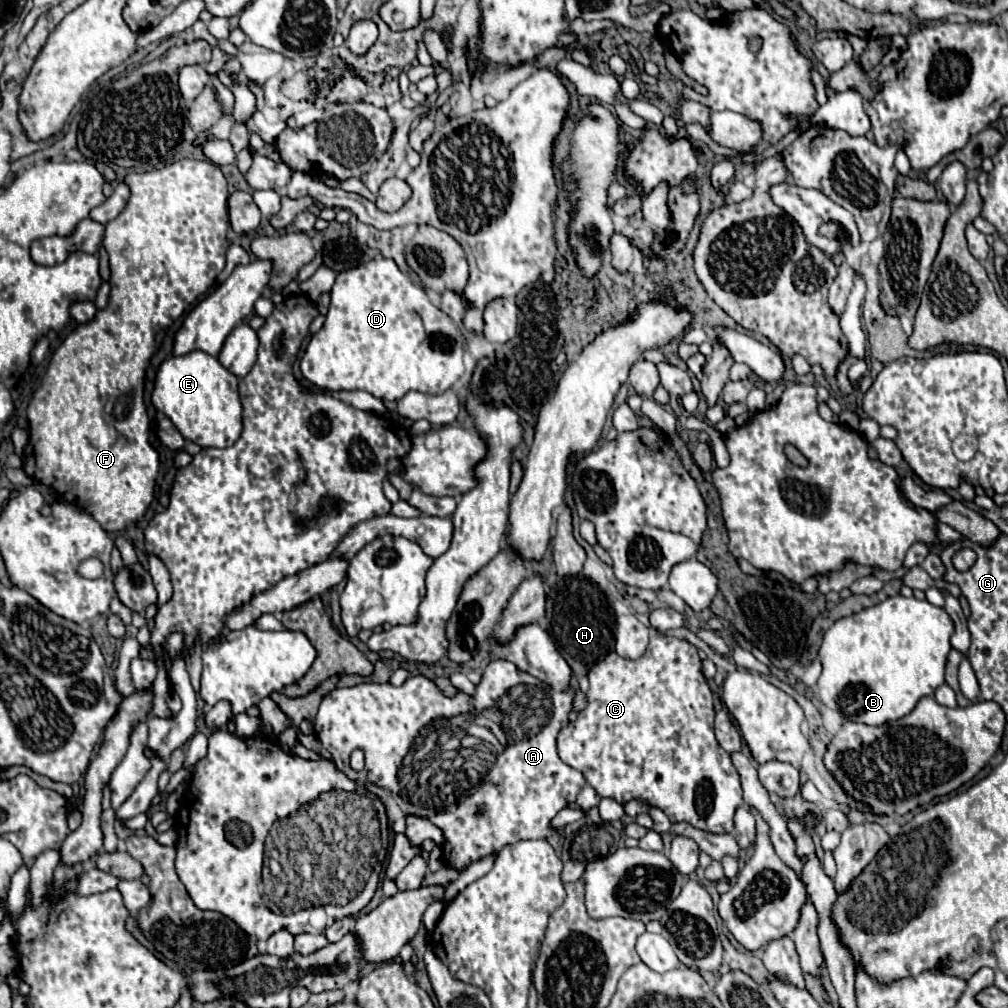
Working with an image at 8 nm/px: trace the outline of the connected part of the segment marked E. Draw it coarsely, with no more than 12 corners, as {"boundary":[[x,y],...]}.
{"boundary":[[204,351],[166,359],[152,405],[184,439],[230,447],[238,377]]}

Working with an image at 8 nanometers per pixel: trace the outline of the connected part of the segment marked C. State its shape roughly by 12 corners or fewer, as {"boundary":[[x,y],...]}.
{"boundary":[[698,649],[590,669],[558,755],[600,797],[732,833]]}

